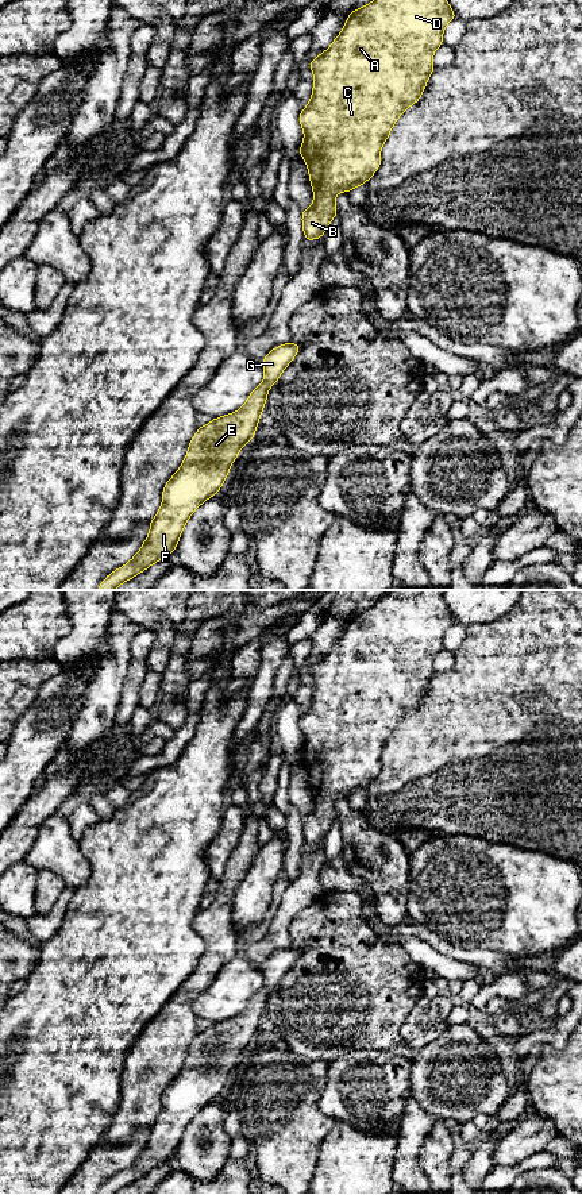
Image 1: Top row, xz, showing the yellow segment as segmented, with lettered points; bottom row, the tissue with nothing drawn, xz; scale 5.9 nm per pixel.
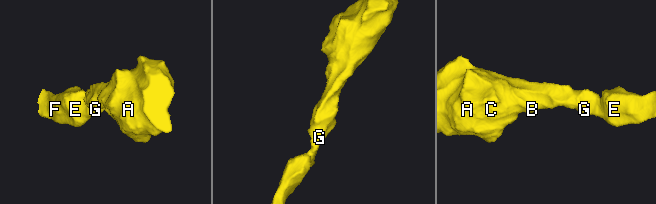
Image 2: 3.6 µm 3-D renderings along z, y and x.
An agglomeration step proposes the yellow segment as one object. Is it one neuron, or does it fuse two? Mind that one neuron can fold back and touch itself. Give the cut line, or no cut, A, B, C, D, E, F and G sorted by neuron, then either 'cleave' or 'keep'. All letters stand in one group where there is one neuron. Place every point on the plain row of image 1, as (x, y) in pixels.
no cut | A B C D E F G | keep

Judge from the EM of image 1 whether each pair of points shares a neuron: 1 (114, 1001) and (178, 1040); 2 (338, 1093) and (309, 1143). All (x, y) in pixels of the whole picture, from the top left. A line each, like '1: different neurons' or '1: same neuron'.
1: different neurons
2: different neurons

